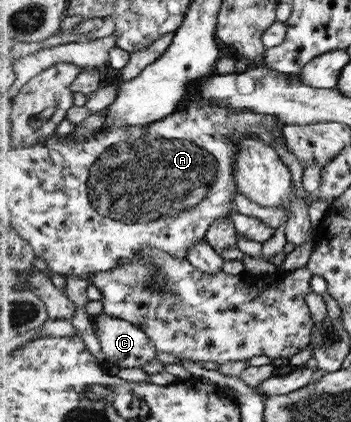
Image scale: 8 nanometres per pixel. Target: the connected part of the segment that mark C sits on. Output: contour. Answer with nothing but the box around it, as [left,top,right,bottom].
[94,313,159,368]

